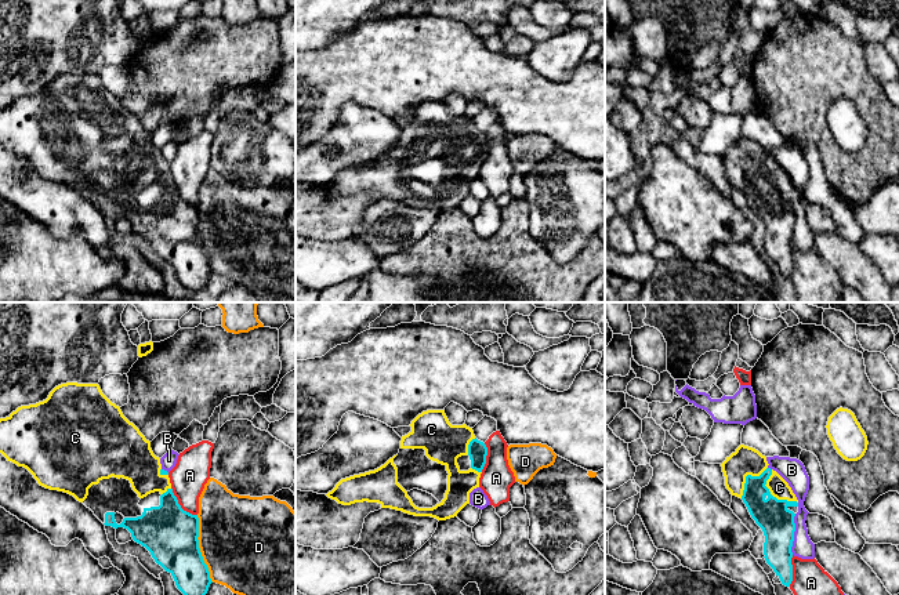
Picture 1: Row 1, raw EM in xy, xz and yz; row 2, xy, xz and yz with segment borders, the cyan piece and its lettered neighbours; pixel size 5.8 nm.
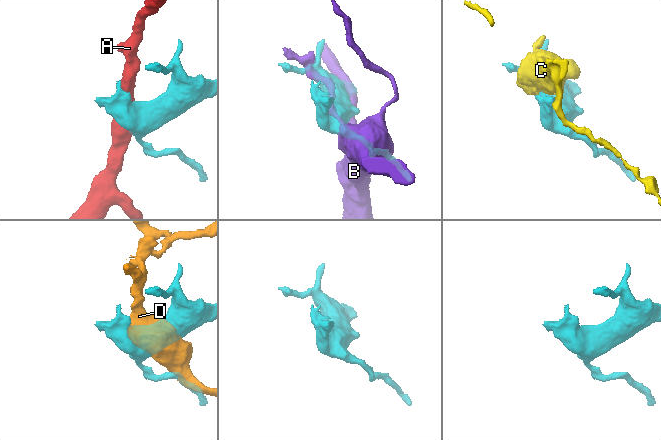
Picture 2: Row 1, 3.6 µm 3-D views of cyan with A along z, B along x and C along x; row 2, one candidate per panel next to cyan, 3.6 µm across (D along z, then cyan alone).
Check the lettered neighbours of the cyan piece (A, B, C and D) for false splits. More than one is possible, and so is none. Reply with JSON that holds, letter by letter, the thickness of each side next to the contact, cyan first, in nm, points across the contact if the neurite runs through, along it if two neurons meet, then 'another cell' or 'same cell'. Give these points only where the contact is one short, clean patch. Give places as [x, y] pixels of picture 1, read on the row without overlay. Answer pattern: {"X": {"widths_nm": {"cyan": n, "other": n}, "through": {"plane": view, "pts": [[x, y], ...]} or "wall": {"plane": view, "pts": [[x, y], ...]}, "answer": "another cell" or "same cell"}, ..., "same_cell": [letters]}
{"A": {"widths_nm": {"cyan": 320, "other": 200}, "answer": "another cell"}, "B": {"widths_nm": {"cyan": 190, "other": 120}, "answer": "another cell"}, "C": {"widths_nm": {"cyan": 190, "other": 110}, "through": {"plane": "yz", "pts": [[772, 206], [771, 185], [778, 177]]}, "answer": "same cell"}, "D": {"widths_nm": {"cyan": 320, "other": 500}, "answer": "another cell"}, "same_cell": ["C"]}

